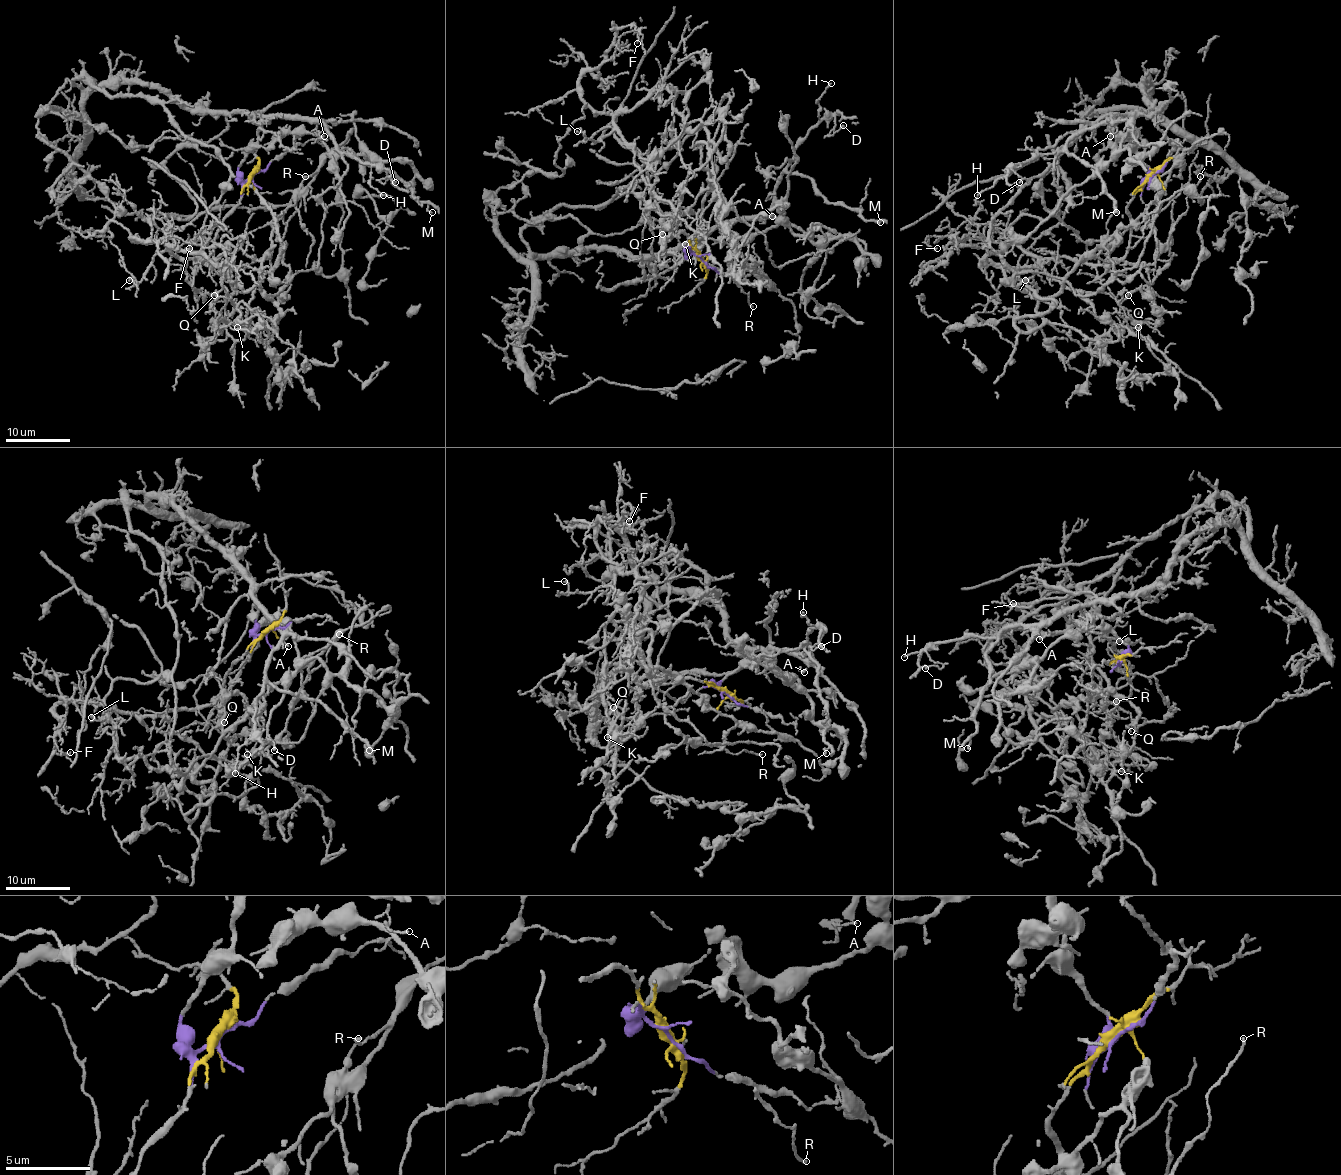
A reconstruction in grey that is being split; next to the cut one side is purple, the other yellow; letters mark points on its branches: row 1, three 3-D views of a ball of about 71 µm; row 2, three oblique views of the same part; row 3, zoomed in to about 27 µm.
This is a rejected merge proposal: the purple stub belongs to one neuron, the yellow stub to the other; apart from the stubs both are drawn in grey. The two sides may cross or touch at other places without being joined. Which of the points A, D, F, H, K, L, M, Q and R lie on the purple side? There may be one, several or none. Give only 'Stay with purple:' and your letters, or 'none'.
Stay with purple: A, D, H, M

